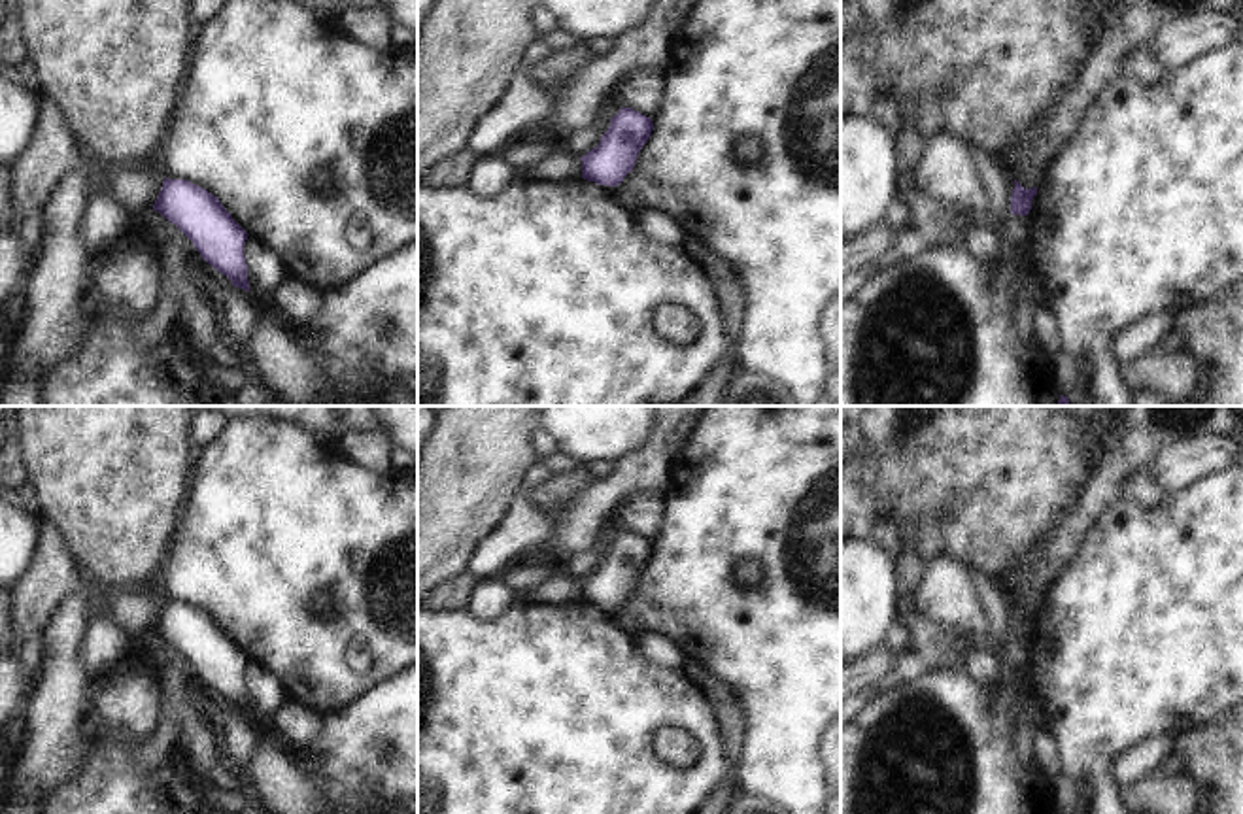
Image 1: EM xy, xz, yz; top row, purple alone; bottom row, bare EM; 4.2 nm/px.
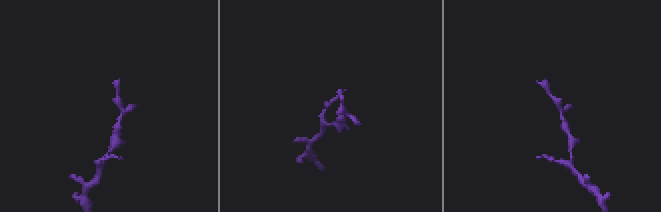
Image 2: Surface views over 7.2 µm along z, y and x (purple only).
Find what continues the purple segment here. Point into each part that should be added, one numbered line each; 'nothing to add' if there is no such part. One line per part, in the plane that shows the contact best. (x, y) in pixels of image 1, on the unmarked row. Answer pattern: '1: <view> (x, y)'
nothing to add

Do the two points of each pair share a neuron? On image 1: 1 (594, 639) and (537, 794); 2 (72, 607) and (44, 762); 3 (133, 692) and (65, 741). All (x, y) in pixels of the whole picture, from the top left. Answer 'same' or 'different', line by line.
1: same
2: same
3: different

